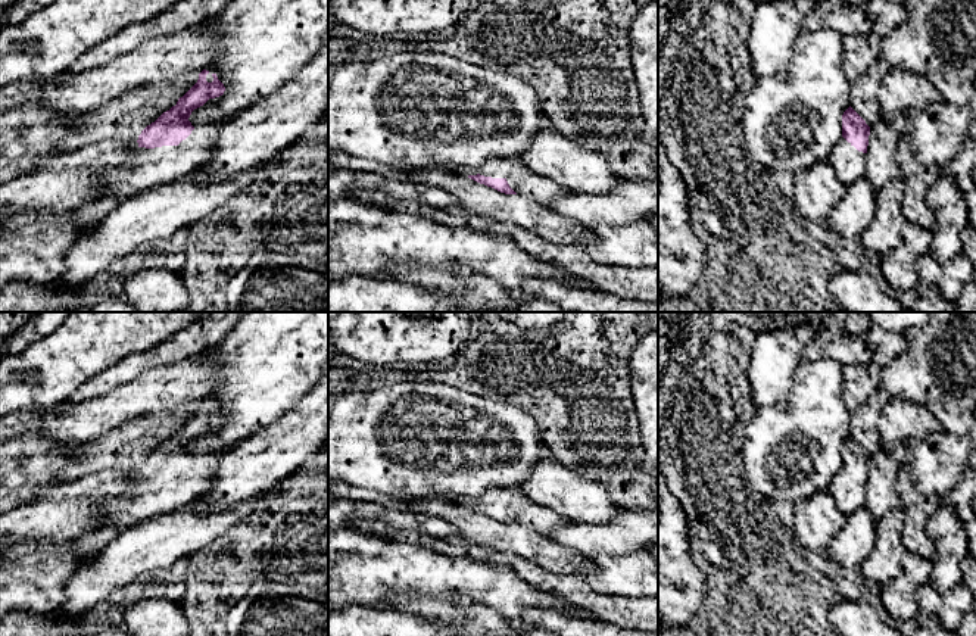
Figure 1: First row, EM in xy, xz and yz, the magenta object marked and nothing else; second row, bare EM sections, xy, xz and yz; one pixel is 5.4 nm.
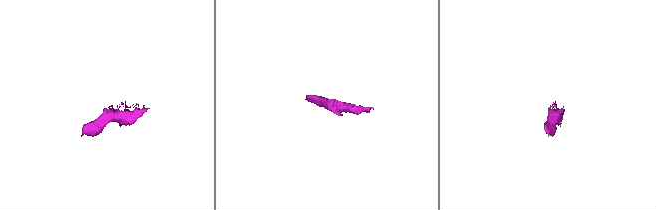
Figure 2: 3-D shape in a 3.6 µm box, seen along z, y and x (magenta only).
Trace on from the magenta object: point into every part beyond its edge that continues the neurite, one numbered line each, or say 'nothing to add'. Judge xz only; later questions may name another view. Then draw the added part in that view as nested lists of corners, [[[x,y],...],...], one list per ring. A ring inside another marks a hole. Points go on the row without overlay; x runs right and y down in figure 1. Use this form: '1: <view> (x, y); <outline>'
1: xz (521, 510); [[[486,489],[478,496],[467,496],[459,499],[459,502],[465,506],[480,504],[492,508],[505,508],[517,524],[530,527],[542,536],[548,536],[552,530],[570,523],[565,517],[534,504],[521,492],[511,489]]]

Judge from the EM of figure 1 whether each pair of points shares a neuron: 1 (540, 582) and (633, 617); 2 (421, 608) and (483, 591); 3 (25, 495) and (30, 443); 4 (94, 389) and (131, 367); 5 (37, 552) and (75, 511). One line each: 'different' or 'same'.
1: same
2: different
3: same
4: same
5: different

